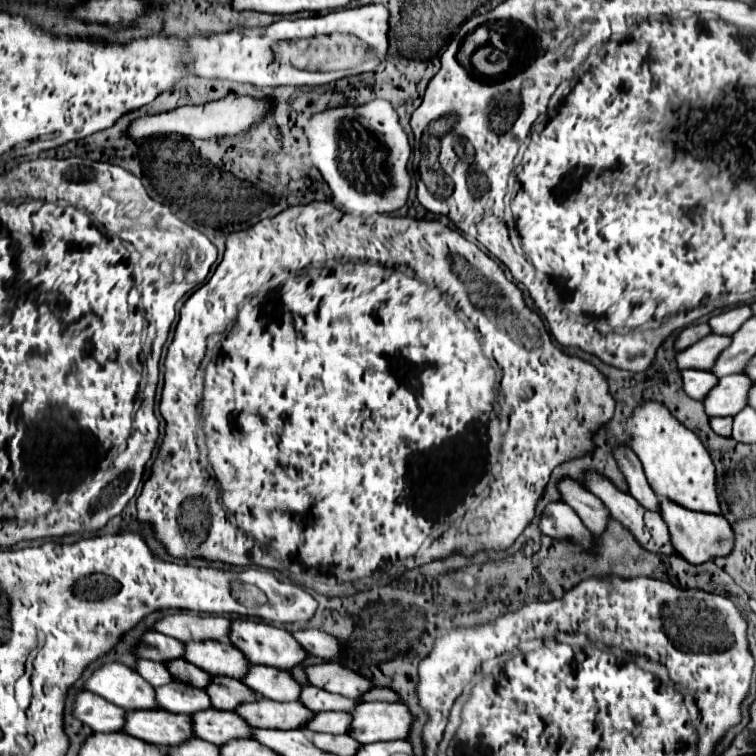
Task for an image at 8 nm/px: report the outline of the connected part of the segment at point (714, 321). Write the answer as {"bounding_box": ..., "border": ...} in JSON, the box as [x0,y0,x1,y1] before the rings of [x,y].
{"bounding_box":[710,304,752,334],"border":[[[742,304],[742,306],[736,306],[732,310],[726,310],[718,316],[712,316],[710,318],[710,326],[712,326],[712,332],[716,334],[734,334],[748,318],[752,318],[752,308],[748,304]]]}

